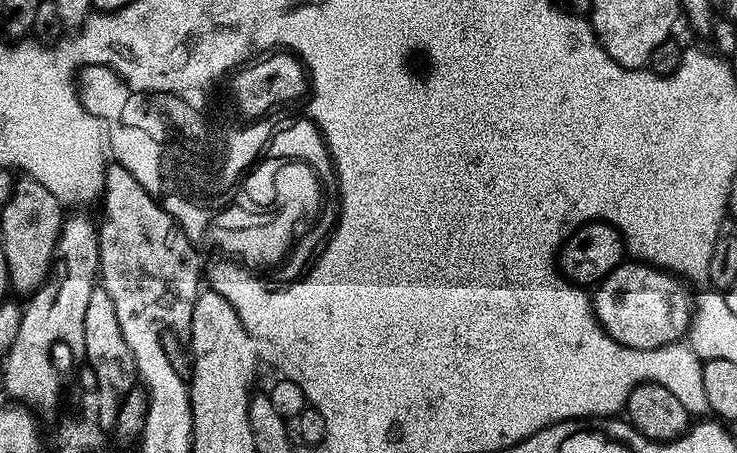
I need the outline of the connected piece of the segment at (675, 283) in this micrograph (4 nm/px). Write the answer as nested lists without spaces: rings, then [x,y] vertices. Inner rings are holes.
[[[643,262],[619,264],[605,280],[595,285],[594,319],[614,342],[634,350],[654,350],[683,341],[694,319],[694,304],[690,296],[688,300],[684,287],[681,277],[665,269]]]

